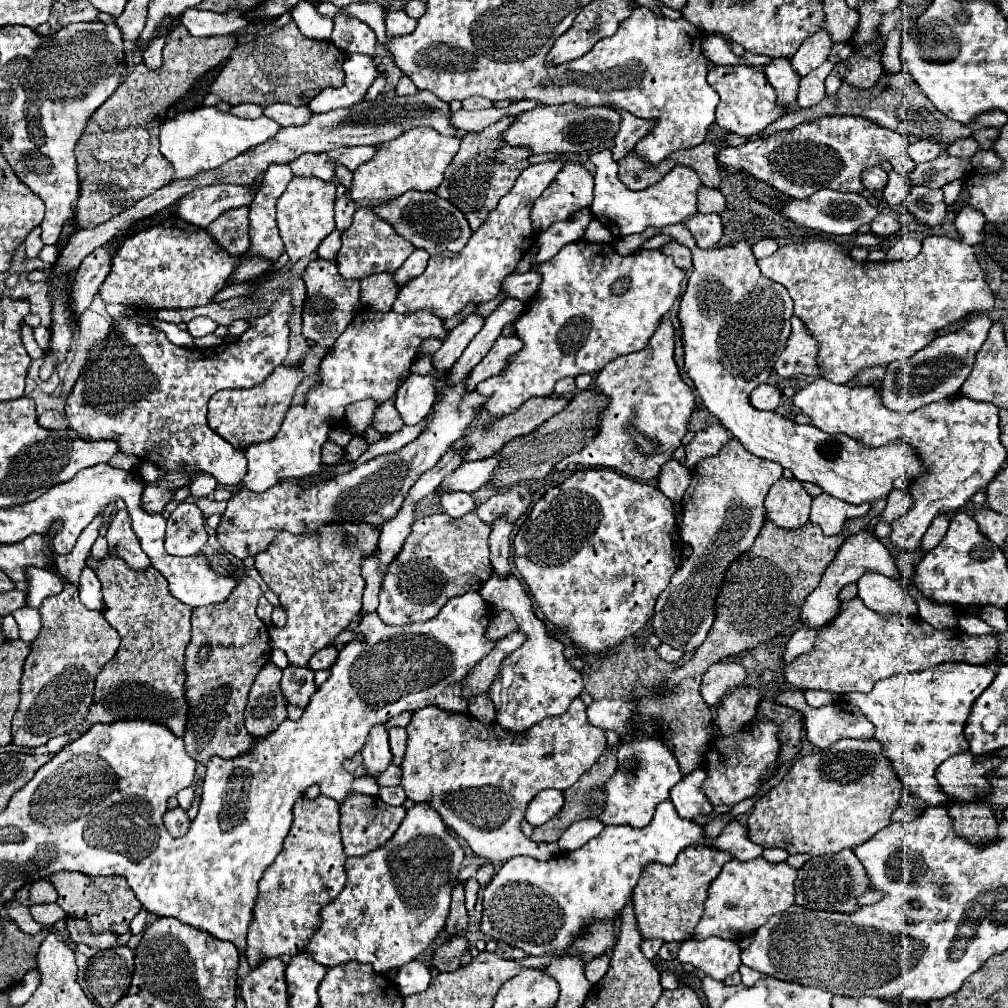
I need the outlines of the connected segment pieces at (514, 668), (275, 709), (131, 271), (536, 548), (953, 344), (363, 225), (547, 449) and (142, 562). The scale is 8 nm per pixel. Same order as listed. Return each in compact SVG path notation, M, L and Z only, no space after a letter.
M493 574L483 584L479 594L497 610L499 608L509 610L515 616L519 630L527 634L527 642L515 652L511 652L509 656L505 656L497 678L489 686L489 698L495 704L495 712L497 712L495 718L499 726L509 732L523 732L547 716L561 716L569 708L571 700L581 694L583 678L565 660L563 644L547 636L545 624L535 616L533 602L527 596L523 584L517 580L515 574L507 574L507 578Z
M267 662L251 686L245 708L245 728L255 738L265 738L287 718L287 700L279 686L281 672L283 670L273 662Z
M171 216L169 220L141 230L125 240L121 254L117 250L113 258L111 272L101 284L99 296L105 304L145 302L155 310L205 306L225 286L233 268L233 256L213 244L205 230L195 228L177 216Z
M601 468L575 472L563 484L549 488L519 528L513 548L515 566L545 618L563 628L581 650L599 652L619 644L649 622L657 596L681 564L683 540L669 498L645 482Z
M975 316L959 332L949 332L949 334L937 336L931 344L927 344L915 356L911 356L907 360L891 362L887 366L885 378L881 382L881 390L879 390L881 402L889 410L905 414L905 412L913 412L921 406L927 406L931 402L957 394L961 384L967 380L969 372L973 370L975 354L981 348L981 344L985 342L989 328L991 328L989 316Z
M357 208L353 216L353 224L343 232L343 246L337 254L337 266L339 274L343 278L367 278L369 274L379 272L397 272L401 264L407 260L407 256L413 252L413 244L409 244L405 238L401 238L391 224L379 220L379 216L369 208Z
M591 390L579 392L563 412L555 414L551 420L541 424L535 432L511 440L499 452L501 464L495 470L491 484L509 486L509 484L517 484L519 480L541 480L541 478L545 478L551 472L553 464L557 464L559 460L563 460L569 454L579 452L585 444L589 444L589 440L597 434L599 416L601 416L601 412L607 404L609 404L609 398L603 396L601 392L591 392Z
M123 508L115 514L105 538L109 540L109 554L123 558L131 568L145 570L151 566L149 558L145 556L145 552L139 546L139 538L135 536L135 532L131 528L127 508Z

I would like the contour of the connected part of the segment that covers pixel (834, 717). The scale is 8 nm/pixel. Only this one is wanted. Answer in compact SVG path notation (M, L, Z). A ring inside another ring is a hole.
M793 690L793 692L783 692L777 696L777 702L783 704L783 706L791 706L793 710L801 712L803 720L805 720L805 730L807 730L807 740L819 748L819 750L827 750L831 748L837 740L841 738L861 738L861 740L867 740L867 738L873 738L875 734L875 728L873 724L867 720L867 716L855 706L855 704L849 704L849 702L835 702L835 704L829 704L829 706L821 706L821 708L813 708L805 702L805 696L801 690Z

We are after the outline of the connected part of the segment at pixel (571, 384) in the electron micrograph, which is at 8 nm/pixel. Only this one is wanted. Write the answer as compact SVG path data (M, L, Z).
M561 378L561 380L555 384L555 394L557 394L557 396L571 398L575 392L577 392L577 388L575 388L575 380L573 380L573 378Z

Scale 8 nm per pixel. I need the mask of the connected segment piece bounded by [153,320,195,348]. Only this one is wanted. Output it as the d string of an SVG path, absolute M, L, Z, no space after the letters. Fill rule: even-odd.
M155 320L153 326L155 326L155 328L161 328L175 346L185 346L185 348L193 348L193 346L195 346L195 344L193 344L193 338L189 336L189 332L187 332L187 330L181 330L177 324L167 324L167 322Z

